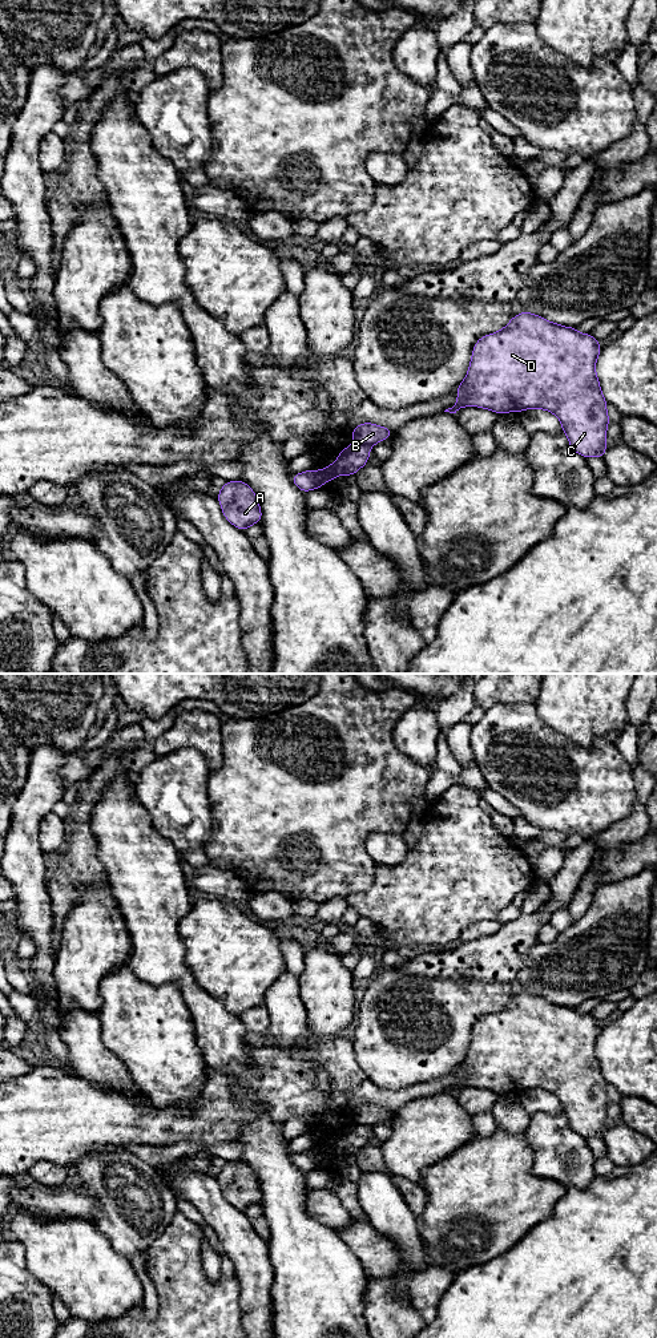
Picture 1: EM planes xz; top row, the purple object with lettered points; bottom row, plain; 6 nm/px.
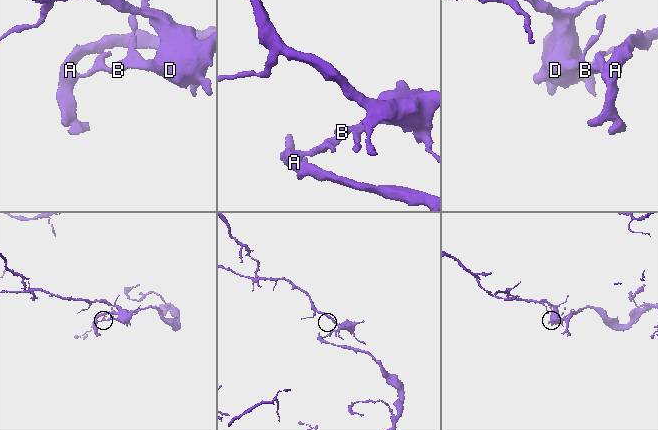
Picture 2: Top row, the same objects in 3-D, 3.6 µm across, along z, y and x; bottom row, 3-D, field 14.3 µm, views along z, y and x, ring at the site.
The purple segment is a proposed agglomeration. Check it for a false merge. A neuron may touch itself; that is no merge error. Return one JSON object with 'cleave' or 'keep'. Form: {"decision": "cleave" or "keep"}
{"decision": "cleave"}

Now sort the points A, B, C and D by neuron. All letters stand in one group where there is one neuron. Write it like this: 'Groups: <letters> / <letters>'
Groups: A / B C D

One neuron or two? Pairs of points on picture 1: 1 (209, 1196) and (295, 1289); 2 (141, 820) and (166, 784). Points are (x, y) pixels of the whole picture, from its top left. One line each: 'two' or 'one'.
1: two
2: two

